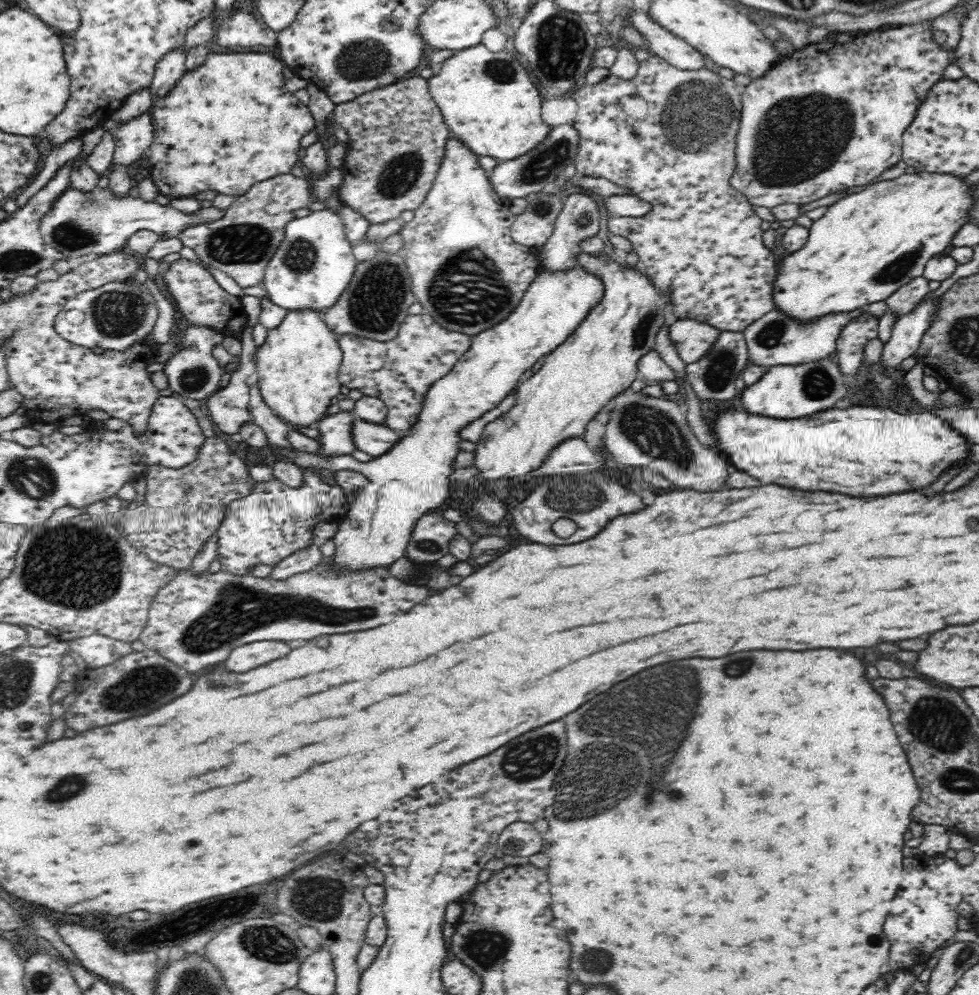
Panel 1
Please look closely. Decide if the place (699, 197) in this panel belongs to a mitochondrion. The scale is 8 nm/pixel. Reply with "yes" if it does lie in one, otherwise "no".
no

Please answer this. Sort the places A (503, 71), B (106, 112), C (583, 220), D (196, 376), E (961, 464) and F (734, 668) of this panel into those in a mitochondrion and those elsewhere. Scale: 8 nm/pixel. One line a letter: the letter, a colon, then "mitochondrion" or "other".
A: mitochondrion
B: other
C: mitochondrion
D: mitochondrion
E: other
F: mitochondrion

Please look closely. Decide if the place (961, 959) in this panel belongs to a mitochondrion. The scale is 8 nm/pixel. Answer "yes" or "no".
yes

